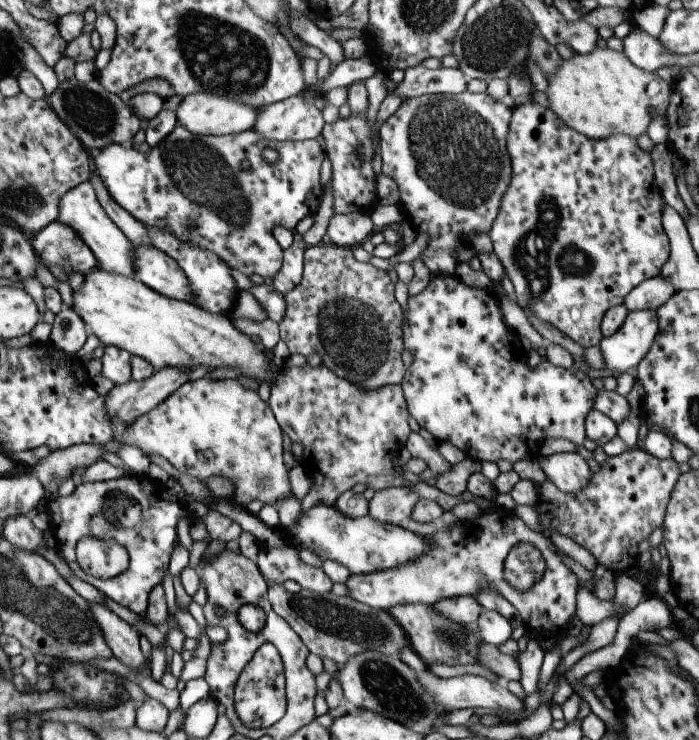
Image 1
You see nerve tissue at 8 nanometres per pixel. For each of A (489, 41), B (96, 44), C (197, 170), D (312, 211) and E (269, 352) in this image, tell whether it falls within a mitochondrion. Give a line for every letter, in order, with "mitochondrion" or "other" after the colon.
A: mitochondrion
B: other
C: mitochondrion
D: other
E: other

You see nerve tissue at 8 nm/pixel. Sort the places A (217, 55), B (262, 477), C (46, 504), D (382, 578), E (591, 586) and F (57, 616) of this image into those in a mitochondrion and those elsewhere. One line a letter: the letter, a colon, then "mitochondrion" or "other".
A: mitochondrion
B: mitochondrion
C: other
D: other
E: other
F: mitochondrion

